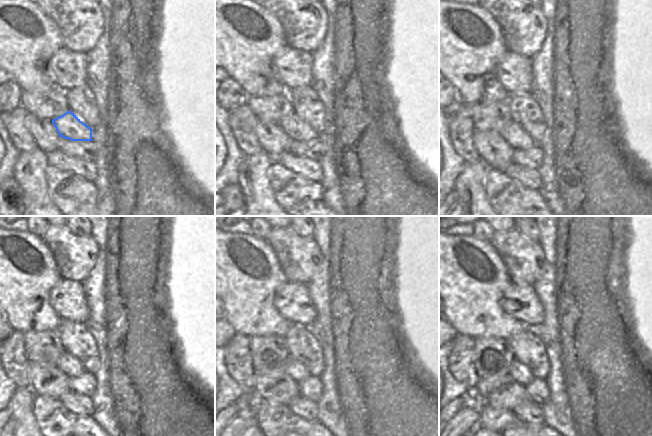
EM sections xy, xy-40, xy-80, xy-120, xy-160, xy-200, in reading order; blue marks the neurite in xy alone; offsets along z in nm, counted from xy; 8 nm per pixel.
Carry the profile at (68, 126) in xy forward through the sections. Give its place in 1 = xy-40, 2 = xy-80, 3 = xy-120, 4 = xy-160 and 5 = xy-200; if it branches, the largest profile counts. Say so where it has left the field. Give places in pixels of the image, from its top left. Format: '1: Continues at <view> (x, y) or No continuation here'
1: Continues at xy-40 (297, 129)
2: Continues at xy-80 (515, 136)
3: Continues at xy-120 (69, 365)
4: Continues at xy-160 (293, 368)
5: Continues at xy-200 (518, 371).

